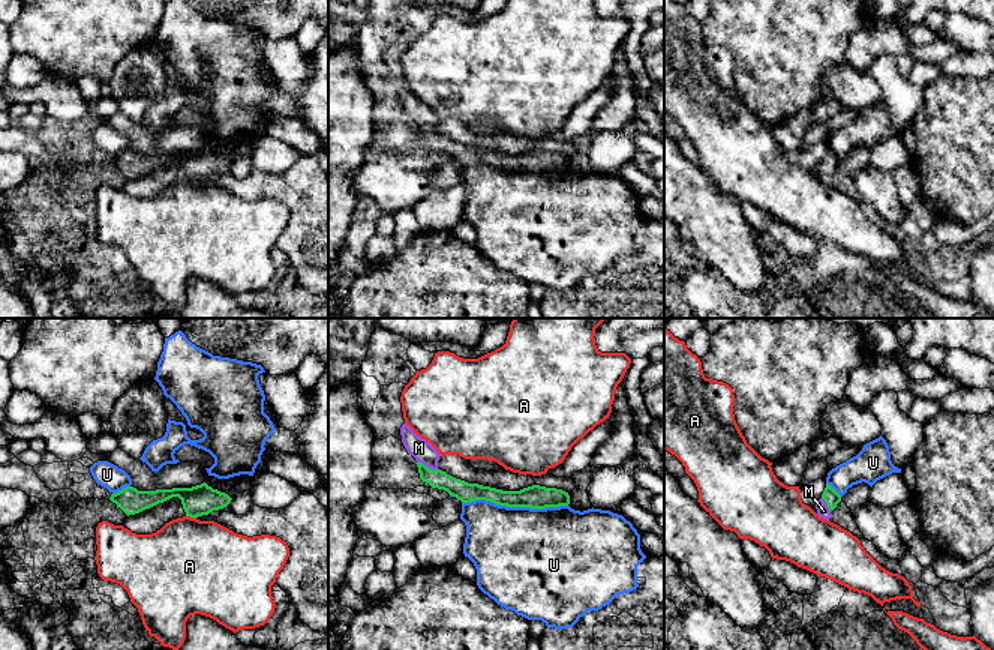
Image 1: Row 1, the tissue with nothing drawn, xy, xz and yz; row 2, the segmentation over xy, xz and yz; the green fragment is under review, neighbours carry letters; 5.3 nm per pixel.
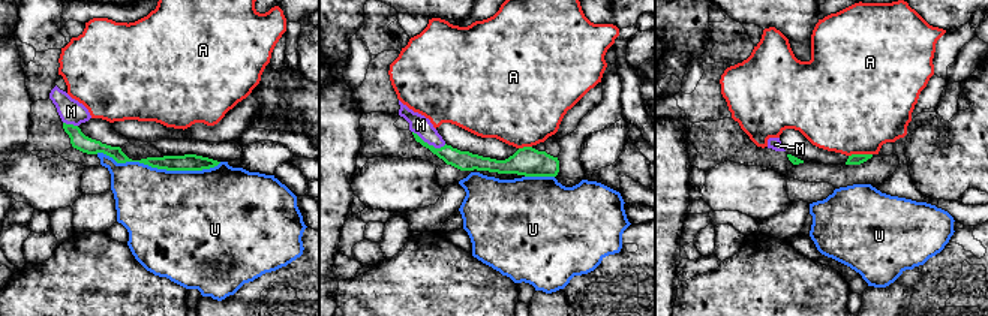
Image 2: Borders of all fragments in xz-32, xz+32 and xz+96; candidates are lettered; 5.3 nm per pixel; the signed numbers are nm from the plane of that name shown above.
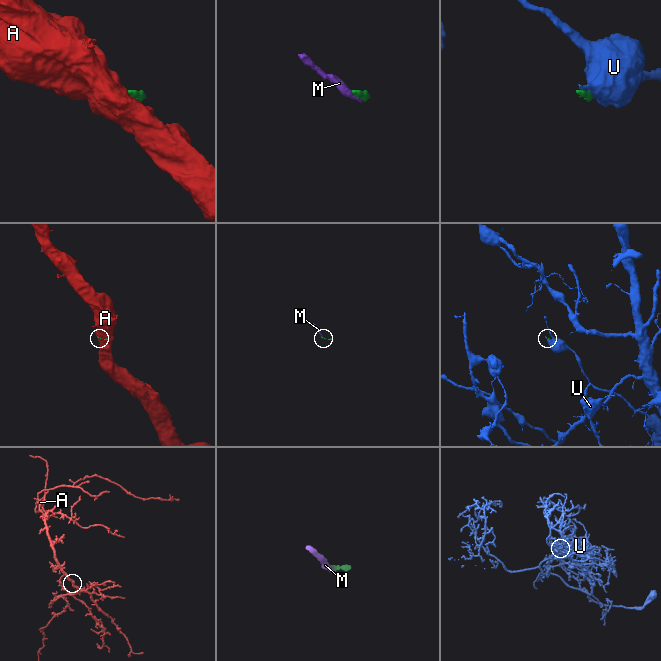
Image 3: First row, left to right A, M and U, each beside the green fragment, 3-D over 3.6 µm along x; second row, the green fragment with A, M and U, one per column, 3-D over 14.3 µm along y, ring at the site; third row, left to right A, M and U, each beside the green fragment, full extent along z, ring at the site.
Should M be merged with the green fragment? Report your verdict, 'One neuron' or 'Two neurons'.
One neuron

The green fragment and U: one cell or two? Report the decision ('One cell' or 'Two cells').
Two cells

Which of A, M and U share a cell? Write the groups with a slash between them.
A / M / U

